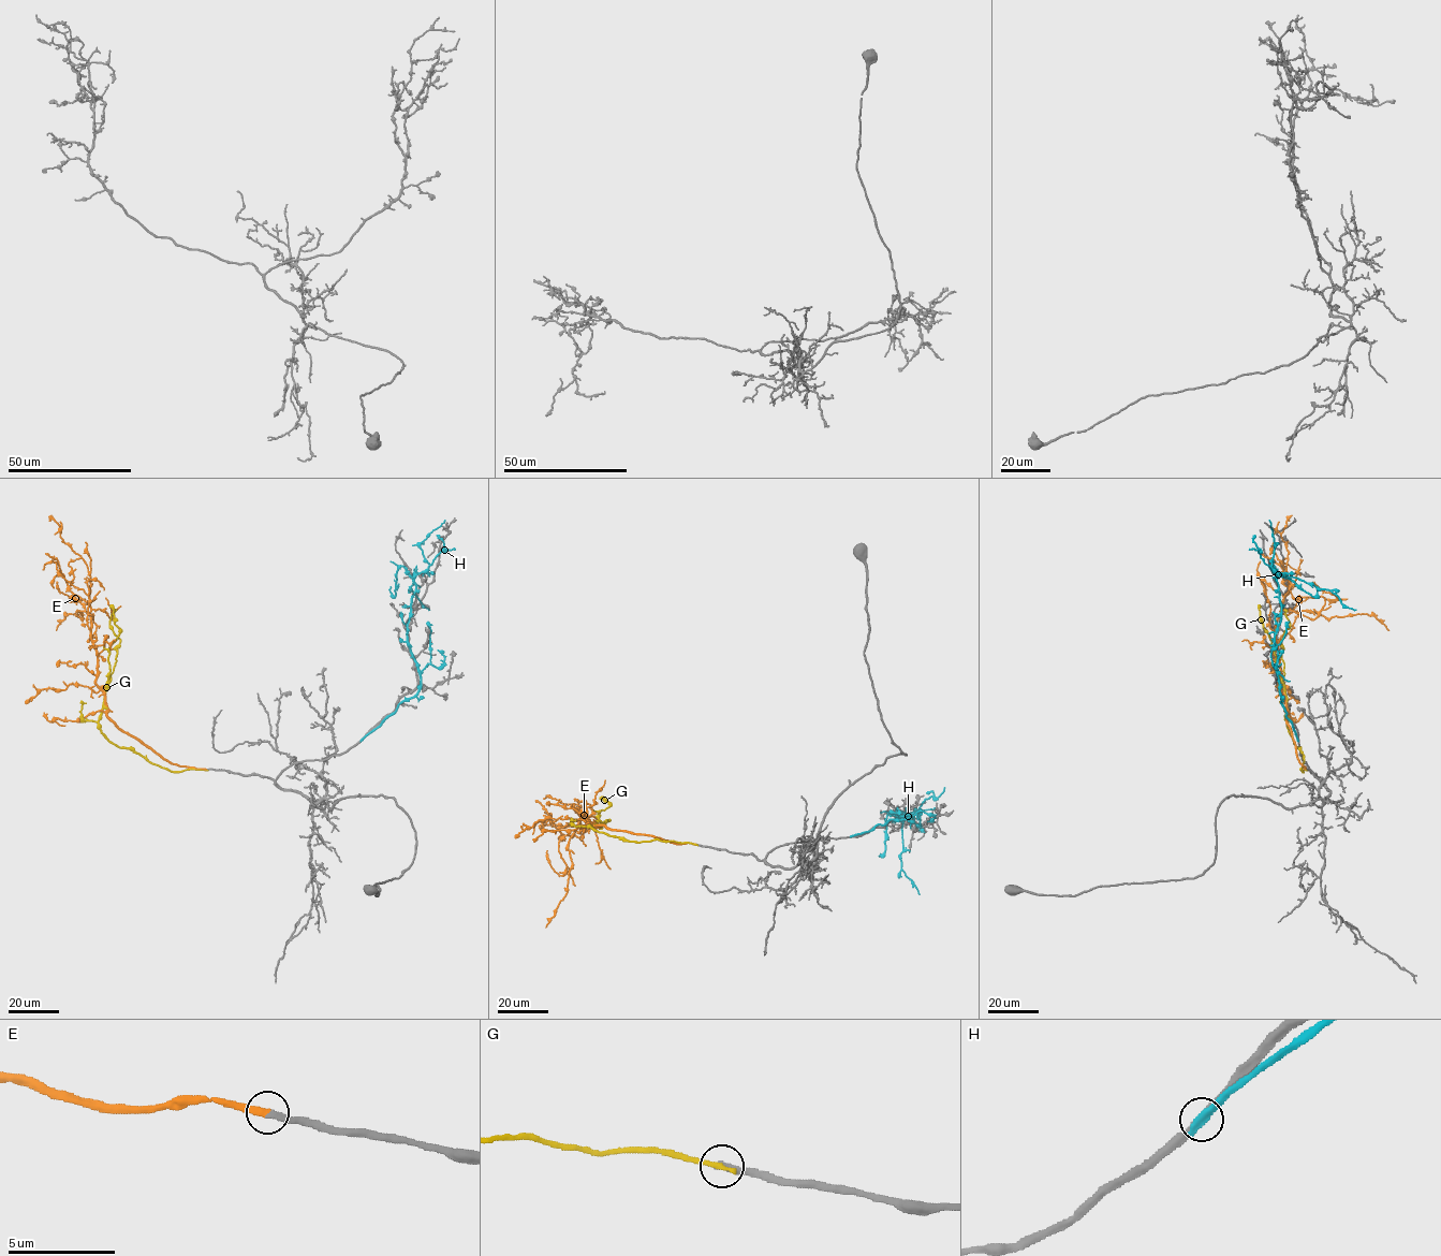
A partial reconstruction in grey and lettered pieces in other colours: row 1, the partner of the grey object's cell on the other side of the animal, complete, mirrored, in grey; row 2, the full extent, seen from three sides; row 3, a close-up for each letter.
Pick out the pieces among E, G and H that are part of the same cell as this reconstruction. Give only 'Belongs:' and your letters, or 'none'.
Belongs: E

